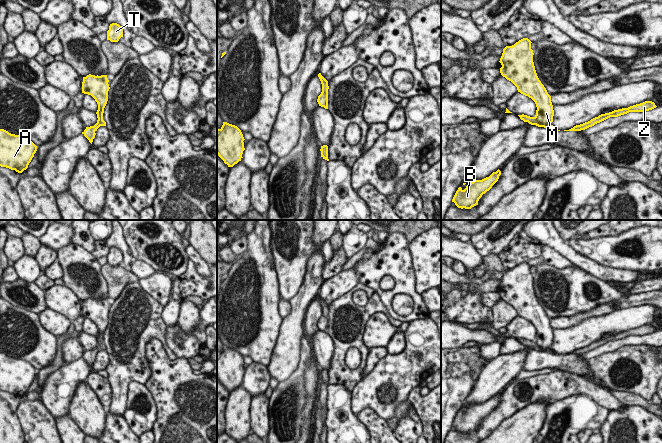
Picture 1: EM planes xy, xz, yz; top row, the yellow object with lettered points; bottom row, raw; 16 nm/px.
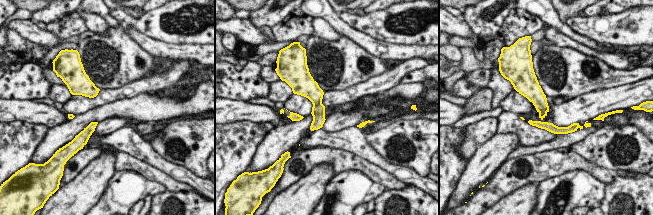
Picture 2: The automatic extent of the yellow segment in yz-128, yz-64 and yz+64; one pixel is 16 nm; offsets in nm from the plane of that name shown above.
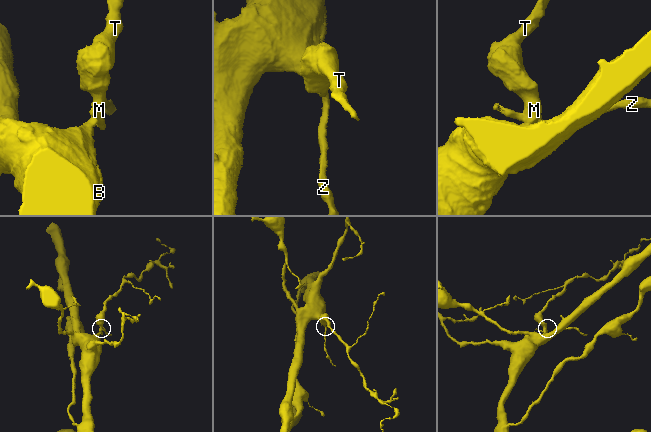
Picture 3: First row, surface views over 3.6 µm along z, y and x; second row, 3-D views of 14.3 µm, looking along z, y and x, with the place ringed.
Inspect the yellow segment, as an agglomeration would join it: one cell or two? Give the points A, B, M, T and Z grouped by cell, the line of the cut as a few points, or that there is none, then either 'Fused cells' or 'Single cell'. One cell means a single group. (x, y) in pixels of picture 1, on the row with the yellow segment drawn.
Groups: A B M T / Z. Split along yz (535, 116), (542, 124), (546, 124), (552, 119). Fused cells

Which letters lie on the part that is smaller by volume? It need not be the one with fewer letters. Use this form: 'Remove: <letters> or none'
Remove: Z

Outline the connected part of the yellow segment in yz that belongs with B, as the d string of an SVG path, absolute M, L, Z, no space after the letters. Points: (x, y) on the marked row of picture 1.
M498 169L489 177L482 180L469 181L469 184L464 190L461 187L458 188L452 202L454 202L458 208L471 209L478 205L479 199L492 188L492 186L498 181L500 175L501 171Z

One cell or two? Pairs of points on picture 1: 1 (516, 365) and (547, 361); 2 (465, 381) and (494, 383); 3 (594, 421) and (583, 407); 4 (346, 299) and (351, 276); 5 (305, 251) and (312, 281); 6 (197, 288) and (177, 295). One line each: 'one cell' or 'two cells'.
1: two cells
2: two cells
3: one cell
4: two cells
5: two cells
6: one cell

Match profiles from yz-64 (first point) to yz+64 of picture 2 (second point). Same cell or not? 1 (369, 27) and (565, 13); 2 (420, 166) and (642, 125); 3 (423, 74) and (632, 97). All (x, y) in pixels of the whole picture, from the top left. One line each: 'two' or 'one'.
1: two
2: two
3: two

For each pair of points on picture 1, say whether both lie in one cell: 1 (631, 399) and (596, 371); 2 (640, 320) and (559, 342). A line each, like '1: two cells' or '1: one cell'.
1: two cells
2: one cell

